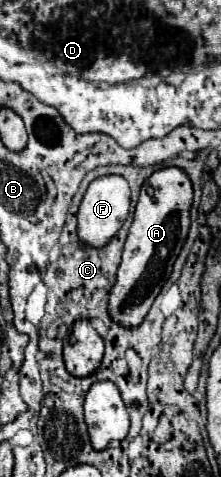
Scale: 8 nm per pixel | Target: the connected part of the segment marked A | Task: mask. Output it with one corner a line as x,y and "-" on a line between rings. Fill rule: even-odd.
165,167
155,171
147,179
145,187
141,189
139,201
135,205
135,219
123,247
123,261
117,273
117,283
109,297
109,315
113,321
123,325
139,325
143,321
151,309
151,303
171,275
173,263
187,239
191,223
193,185
181,167
-
147,185
155,189
153,195
145,193

